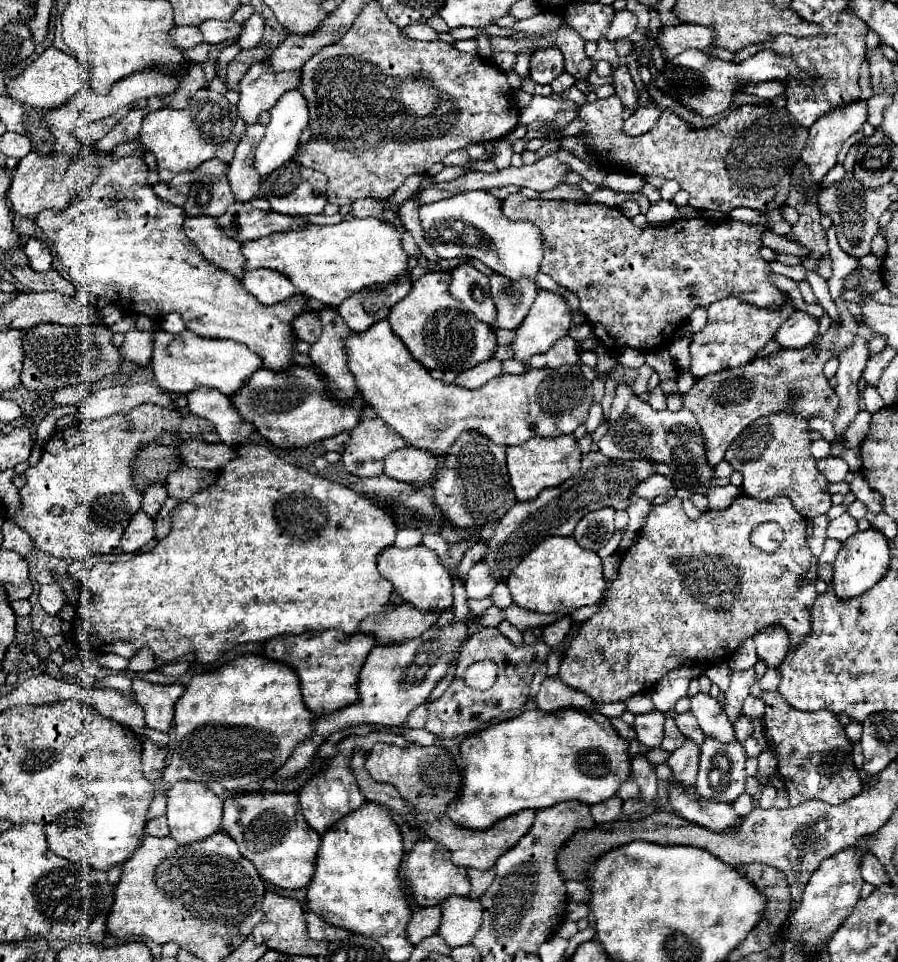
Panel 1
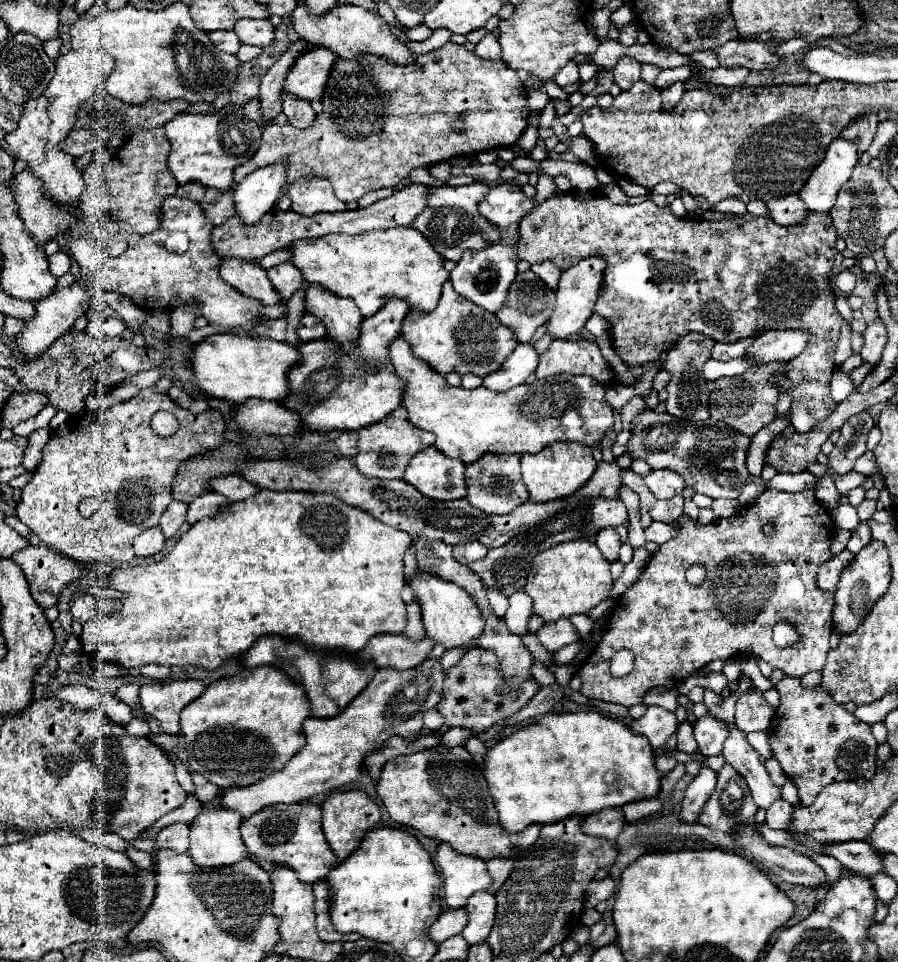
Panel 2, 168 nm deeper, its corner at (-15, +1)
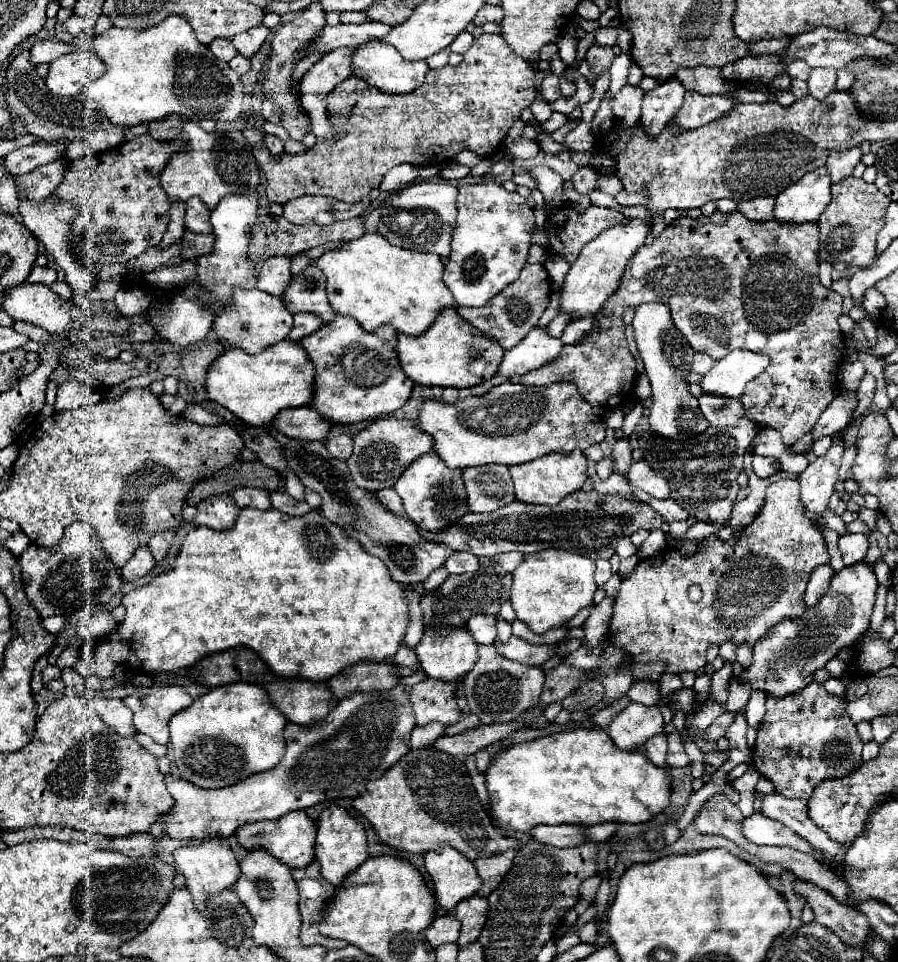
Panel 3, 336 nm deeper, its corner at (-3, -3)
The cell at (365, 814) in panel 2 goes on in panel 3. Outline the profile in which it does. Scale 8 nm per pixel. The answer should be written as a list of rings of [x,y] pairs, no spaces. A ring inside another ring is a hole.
[[[328,807],[322,811],[318,821],[318,835],[316,835],[316,859],[322,865],[322,877],[338,887],[346,875],[350,875],[356,865],[362,865],[368,859],[368,845],[366,845],[366,831],[364,827],[350,817],[342,807]]]

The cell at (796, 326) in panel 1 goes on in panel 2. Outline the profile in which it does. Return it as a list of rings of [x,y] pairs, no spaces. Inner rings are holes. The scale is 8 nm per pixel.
[[[764,331],[756,337],[756,345],[748,349],[748,355],[756,359],[756,365],[770,361],[790,361],[798,357],[810,341],[810,333],[806,331]]]

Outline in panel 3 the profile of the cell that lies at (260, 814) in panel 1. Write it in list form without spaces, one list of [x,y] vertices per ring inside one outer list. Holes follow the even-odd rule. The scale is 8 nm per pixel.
[[[290,811],[274,821],[246,823],[236,831],[236,839],[244,849],[248,851],[268,849],[288,867],[304,867],[314,859],[314,837],[316,837],[316,823],[304,811]]]

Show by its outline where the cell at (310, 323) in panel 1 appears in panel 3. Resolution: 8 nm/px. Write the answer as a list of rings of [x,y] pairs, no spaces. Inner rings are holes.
[[[296,313],[294,315],[294,327],[292,327],[292,333],[288,335],[288,339],[290,341],[300,341],[306,335],[318,331],[320,327],[322,327],[322,319],[316,317],[314,313]]]

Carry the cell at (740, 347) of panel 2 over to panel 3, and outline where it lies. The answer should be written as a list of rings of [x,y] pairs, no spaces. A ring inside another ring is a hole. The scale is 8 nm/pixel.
[[[696,353],[694,361],[692,361],[692,371],[698,375],[704,375],[712,365],[714,365],[712,357],[702,357],[702,353]]]

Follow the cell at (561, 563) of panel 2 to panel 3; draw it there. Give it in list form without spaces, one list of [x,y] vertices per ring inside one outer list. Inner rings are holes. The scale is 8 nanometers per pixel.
[[[544,549],[526,555],[512,577],[512,607],[516,611],[516,617],[524,621],[534,633],[546,633],[550,629],[566,625],[580,609],[592,603],[592,597],[596,593],[594,561],[564,549]]]

